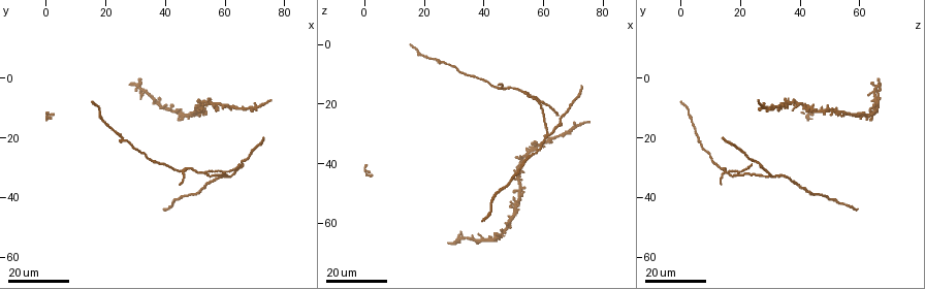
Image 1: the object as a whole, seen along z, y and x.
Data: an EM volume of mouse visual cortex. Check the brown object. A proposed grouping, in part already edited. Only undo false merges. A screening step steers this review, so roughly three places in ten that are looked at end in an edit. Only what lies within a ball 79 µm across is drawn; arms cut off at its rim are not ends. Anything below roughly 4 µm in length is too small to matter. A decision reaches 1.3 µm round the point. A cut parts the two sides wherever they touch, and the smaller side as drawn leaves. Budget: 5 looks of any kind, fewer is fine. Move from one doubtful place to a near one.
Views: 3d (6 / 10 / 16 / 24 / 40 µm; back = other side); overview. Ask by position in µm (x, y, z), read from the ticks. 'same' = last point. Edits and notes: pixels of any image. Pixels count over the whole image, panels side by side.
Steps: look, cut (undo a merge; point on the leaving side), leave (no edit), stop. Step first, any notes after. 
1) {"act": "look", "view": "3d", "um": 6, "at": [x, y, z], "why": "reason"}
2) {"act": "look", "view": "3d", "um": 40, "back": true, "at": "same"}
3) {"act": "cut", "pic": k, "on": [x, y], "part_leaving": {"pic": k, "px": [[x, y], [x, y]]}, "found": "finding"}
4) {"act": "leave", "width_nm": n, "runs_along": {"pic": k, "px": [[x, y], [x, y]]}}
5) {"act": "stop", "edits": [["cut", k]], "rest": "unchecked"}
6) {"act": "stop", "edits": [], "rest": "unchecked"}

{"act": "look", "view": "3d", "um": 24, "at": [64, 30, 27], "why": "sudden change in width"}

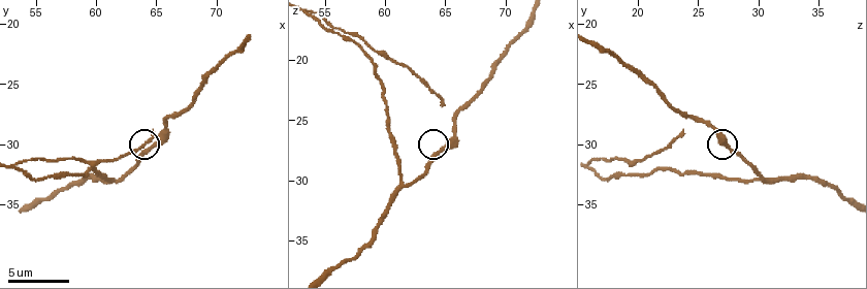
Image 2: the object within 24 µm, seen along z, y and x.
{"act": "look", "view": "3d", "um": 10, "at": [65.0, 29.8, 27.2], "why": "closer look"}

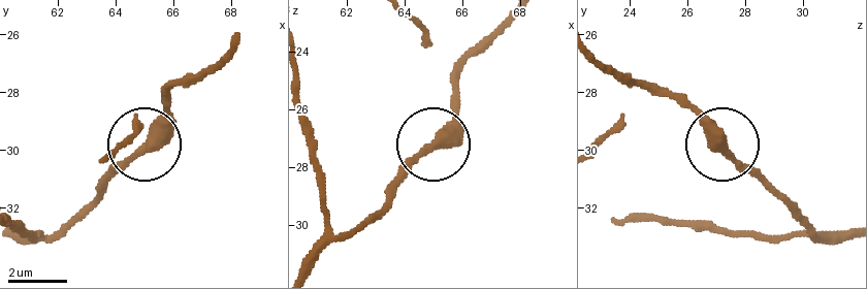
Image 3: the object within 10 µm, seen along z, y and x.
{"act": "leave", "width_nm": 370, "found": "continuous, no second cell"}

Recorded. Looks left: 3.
{"act": "look", "view": "3d", "um": 24, "at": [54, 31, 16], "why": "two arms in line, one across"}

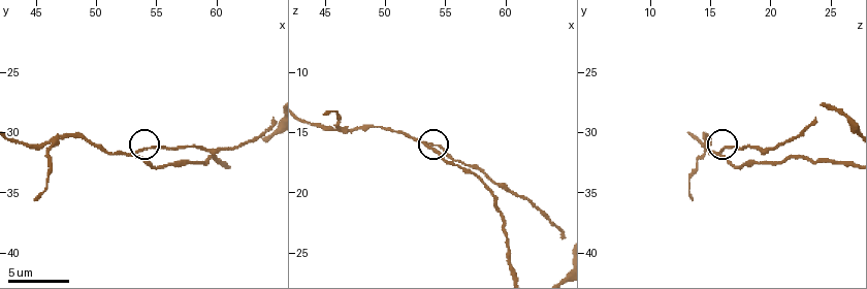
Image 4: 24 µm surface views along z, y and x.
{"act": "look", "view": "3d", "um": 10, "at": [53.4, 31.6, 15.8], "why": "closer look"}

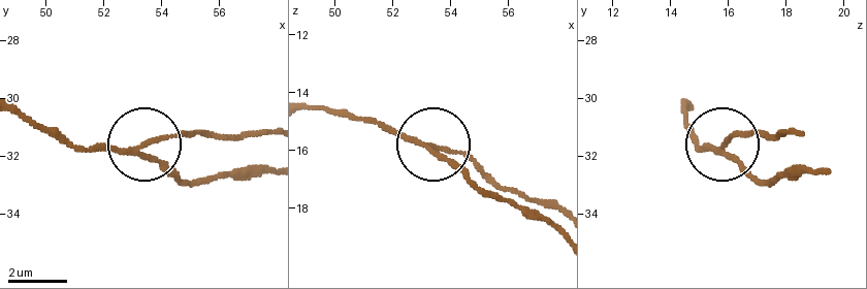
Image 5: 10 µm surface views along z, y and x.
{"act": "cut", "pic": 5, "on": [174, 135], "width_nm": 160, "part_leaving": {"pic": 5, "px": [[134, 152], [169, 137], [265, 130]]}, "found": "a second cell is stuck on"}

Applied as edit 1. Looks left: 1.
{"act": "stop", "edits": [["cut", 5]], "rest": "unchecked"}

